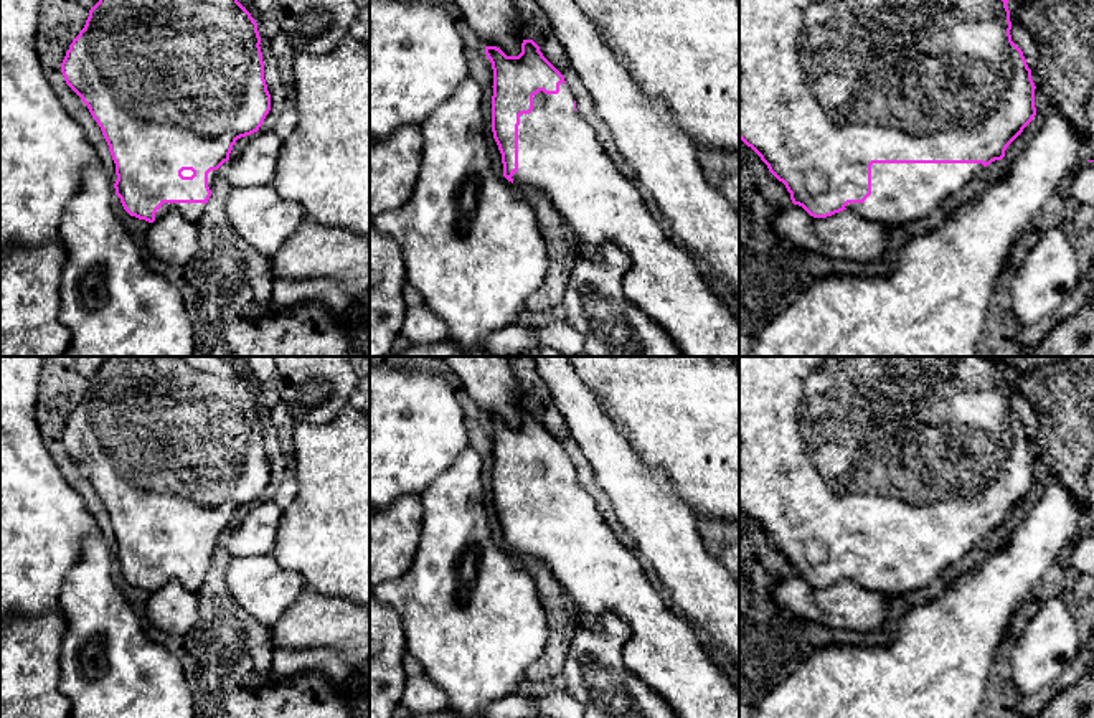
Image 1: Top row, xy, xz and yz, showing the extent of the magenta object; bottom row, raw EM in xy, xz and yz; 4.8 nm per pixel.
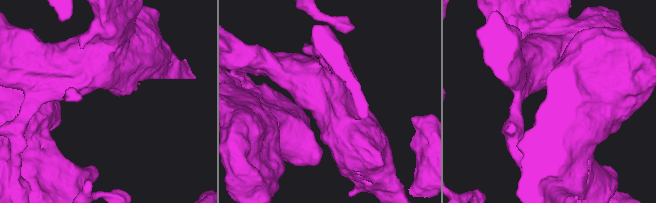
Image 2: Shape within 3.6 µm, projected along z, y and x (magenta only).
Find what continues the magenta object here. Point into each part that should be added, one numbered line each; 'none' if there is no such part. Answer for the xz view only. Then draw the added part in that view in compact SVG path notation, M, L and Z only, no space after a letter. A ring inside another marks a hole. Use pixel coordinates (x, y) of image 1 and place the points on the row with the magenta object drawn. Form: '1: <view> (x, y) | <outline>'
1: xz (558, 152) | M564 83L558 94L535 94L533 111L520 116L518 170L512 178L516 187L533 187L548 198L586 256L594 257L604 244L614 244L630 257L630 267L622 279L624 295L668 333L683 357L739 357L739 319L703 279L693 254L668 238L647 208L640 185L617 170L597 142L594 127L574 111L574 97Z

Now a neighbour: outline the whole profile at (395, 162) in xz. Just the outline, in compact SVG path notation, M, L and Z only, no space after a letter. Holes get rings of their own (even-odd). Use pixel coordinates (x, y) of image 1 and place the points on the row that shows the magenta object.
M408 125L383 140L370 140L370 357L388 357L408 312L408 286L399 244L383 236L375 220L401 208L421 172L421 125Z

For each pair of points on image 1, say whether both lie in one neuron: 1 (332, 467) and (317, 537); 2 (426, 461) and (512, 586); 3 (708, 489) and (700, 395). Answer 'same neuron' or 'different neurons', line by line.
1: same neuron
2: different neurons
3: same neuron

